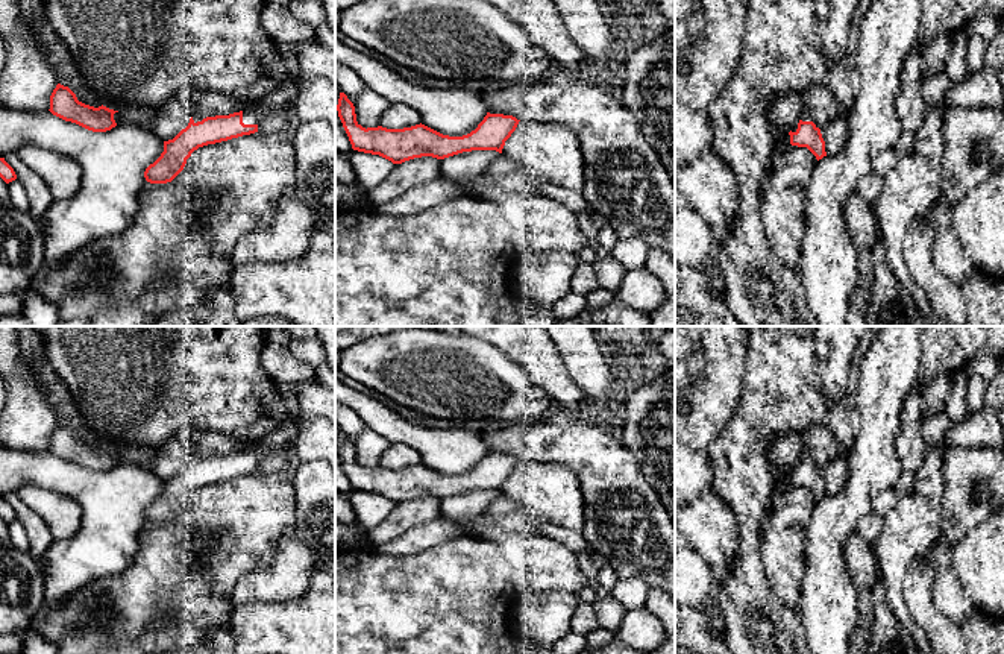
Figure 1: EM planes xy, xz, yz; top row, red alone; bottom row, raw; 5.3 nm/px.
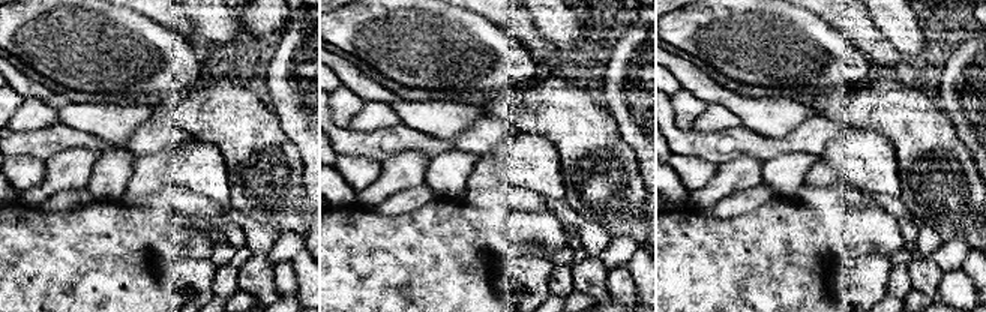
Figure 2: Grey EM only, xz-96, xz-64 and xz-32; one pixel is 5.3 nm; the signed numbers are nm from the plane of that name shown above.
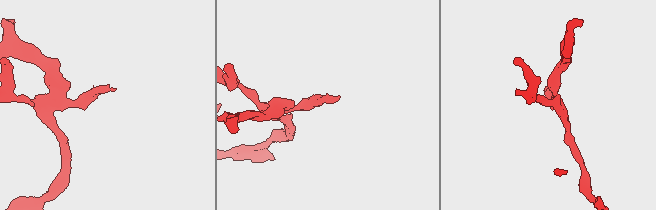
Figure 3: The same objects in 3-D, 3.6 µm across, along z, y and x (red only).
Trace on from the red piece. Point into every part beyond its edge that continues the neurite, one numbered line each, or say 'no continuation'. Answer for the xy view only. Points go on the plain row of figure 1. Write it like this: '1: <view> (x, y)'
1: xy (249, 457)

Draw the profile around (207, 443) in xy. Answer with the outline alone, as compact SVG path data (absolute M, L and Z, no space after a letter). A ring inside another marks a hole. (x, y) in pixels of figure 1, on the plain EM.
M187 429L177 437L185 443L191 455L200 454L203 458L243 451L241 442L220 432Z

